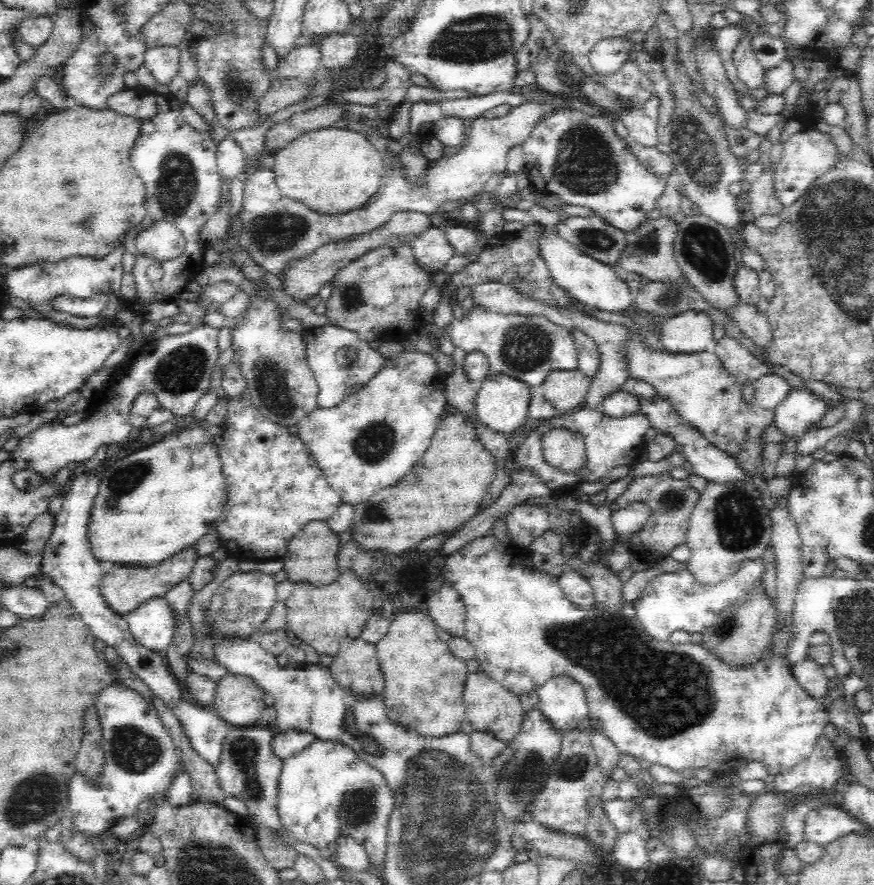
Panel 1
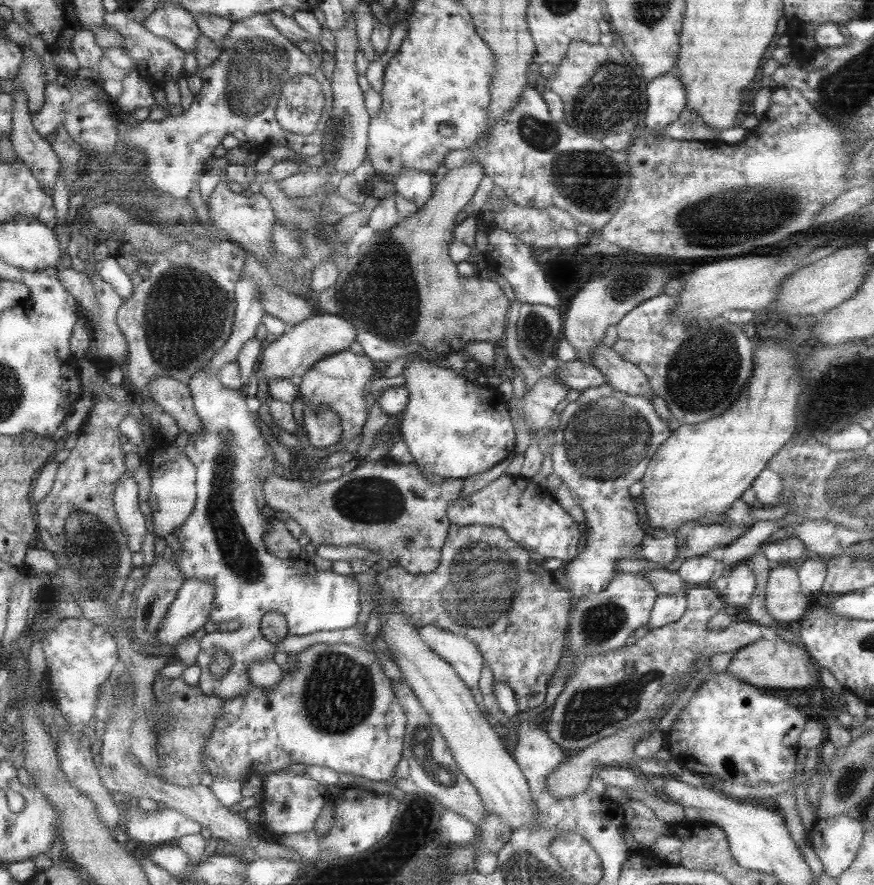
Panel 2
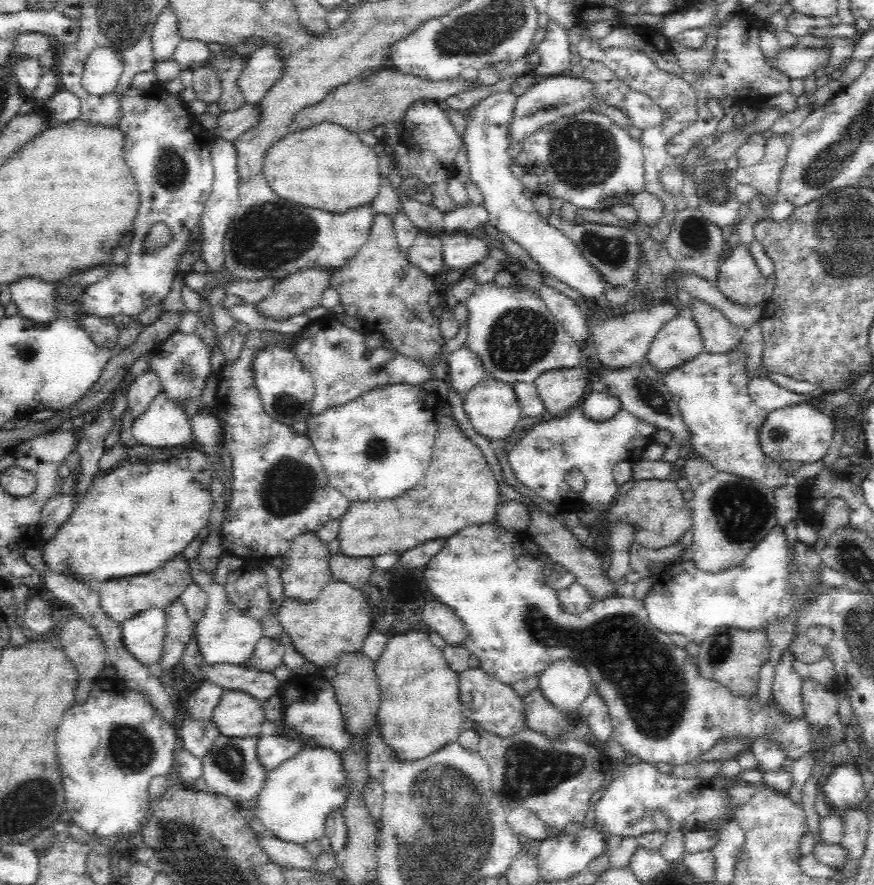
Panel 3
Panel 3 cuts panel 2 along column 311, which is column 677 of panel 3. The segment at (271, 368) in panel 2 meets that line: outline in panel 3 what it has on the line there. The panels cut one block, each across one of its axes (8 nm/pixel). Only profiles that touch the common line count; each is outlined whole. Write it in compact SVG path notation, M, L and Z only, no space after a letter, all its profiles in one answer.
M681 314L673 318L658 331L655 337L645 357L650 362L650 366L656 372L660 372L661 376L667 375L684 363L694 360L698 354L703 352L703 341L700 337L700 331L698 331L698 325L696 325L696 322L690 316Z

